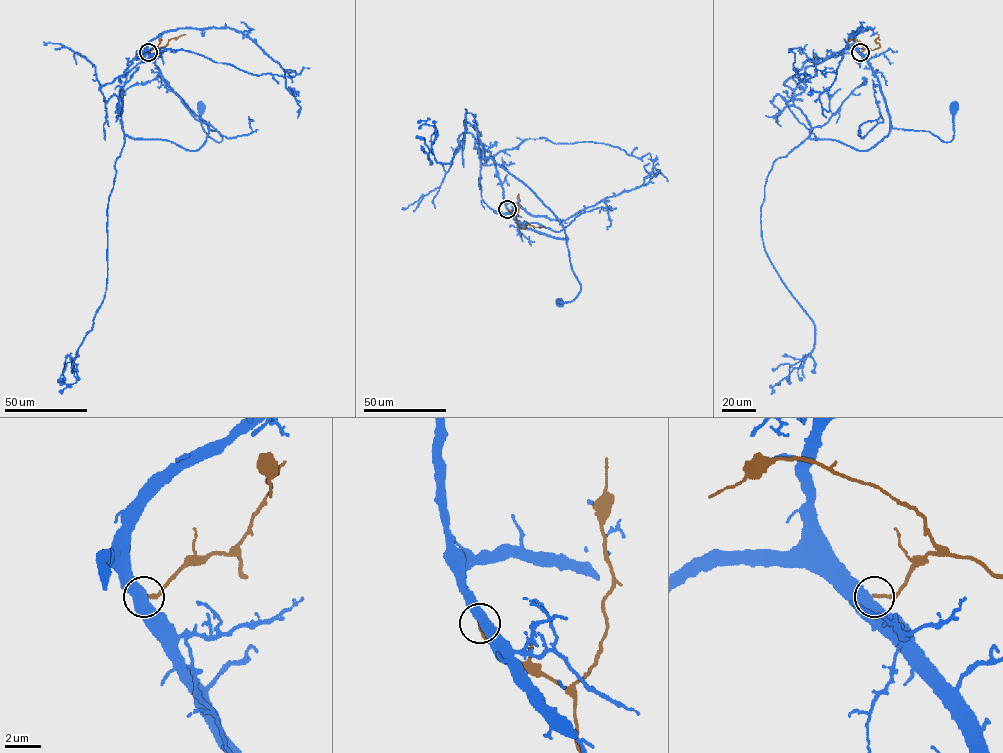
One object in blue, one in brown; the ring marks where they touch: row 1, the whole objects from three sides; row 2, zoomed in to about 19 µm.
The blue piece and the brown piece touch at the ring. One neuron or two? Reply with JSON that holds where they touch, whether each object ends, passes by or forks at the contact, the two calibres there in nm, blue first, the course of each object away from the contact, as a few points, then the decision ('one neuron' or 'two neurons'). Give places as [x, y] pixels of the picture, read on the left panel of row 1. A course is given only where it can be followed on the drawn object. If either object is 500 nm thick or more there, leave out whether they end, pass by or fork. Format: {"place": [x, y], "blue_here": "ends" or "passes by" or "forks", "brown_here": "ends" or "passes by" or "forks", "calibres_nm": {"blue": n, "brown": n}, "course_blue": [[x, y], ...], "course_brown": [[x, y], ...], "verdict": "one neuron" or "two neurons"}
{"place": [148, 52], "calibres_nm": {"blue": 500, "brown": 170}, "course_blue": [[148, 52], [164, 82], [208, 128], [222, 136], [220, 142], [204, 130], [201, 106]], "course_brown": [[148, 52], [185, 34]], "verdict": "two neurons"}

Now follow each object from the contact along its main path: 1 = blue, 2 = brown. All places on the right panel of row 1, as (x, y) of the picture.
1: (860, 52), (878, 82), (892, 128), (928, 131), (949, 142), (953, 138), (954, 106)
2: (860, 52), (865, 48), (873, 50), (880, 46), (875, 40), (878, 34)

